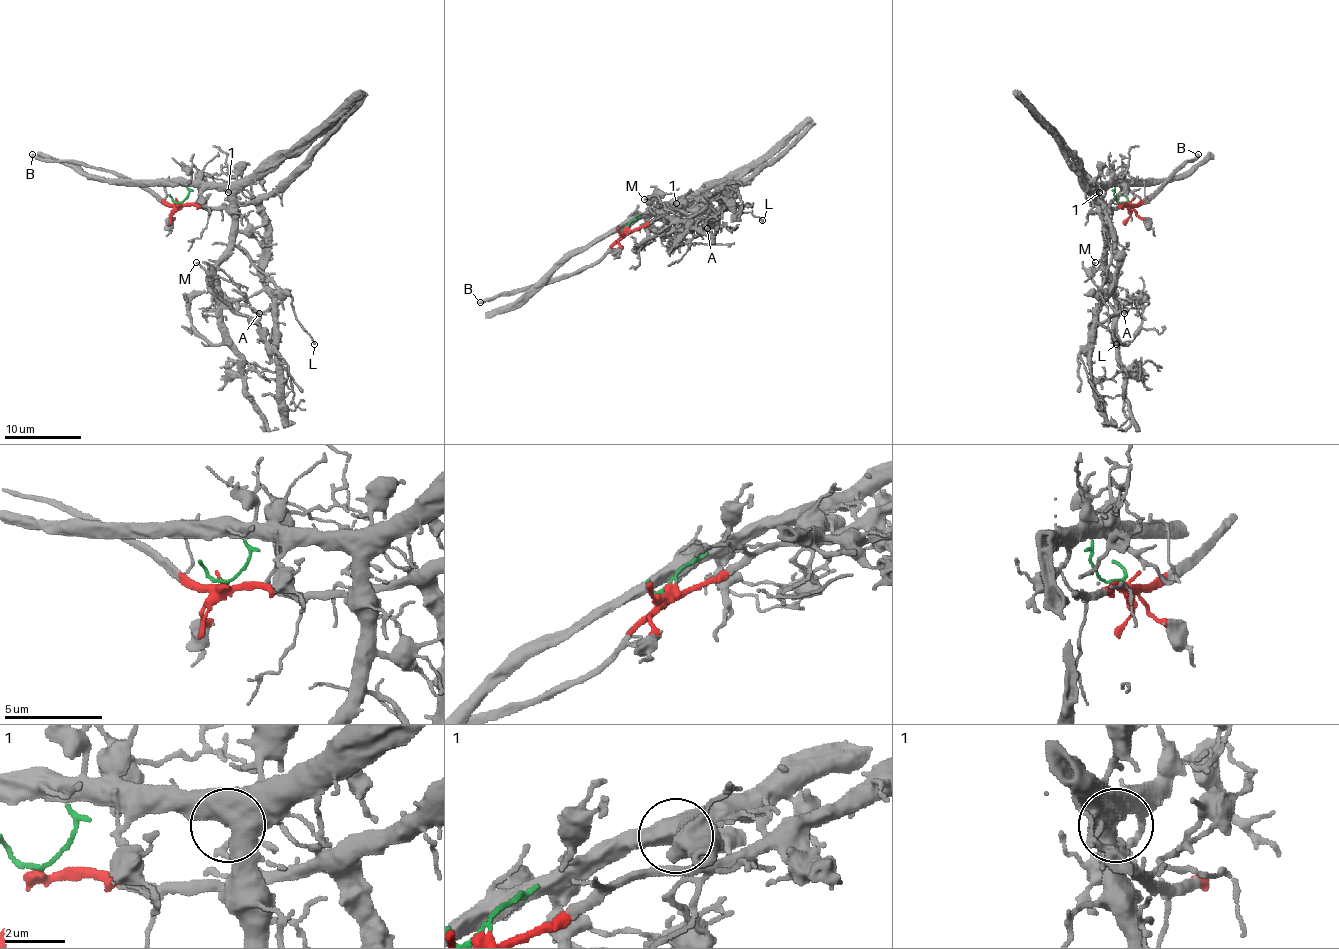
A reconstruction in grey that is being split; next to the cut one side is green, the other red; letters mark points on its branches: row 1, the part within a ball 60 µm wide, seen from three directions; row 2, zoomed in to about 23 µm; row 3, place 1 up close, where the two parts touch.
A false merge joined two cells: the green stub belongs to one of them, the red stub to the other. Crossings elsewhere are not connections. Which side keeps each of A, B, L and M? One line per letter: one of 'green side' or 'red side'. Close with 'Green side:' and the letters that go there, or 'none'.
A: red side
B: red side
L: green side
M: green side
Green side: L, M

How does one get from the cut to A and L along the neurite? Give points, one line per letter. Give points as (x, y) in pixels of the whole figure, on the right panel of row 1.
A: (1124, 204), (1102, 204), (1112, 229), (1116, 268), (1116, 287), (1112, 291), (1124, 314)
L: (1124, 202), (1114, 197), (1110, 187), (1099, 191), (1102, 237), (1112, 250), (1101, 296), (1116, 344)

